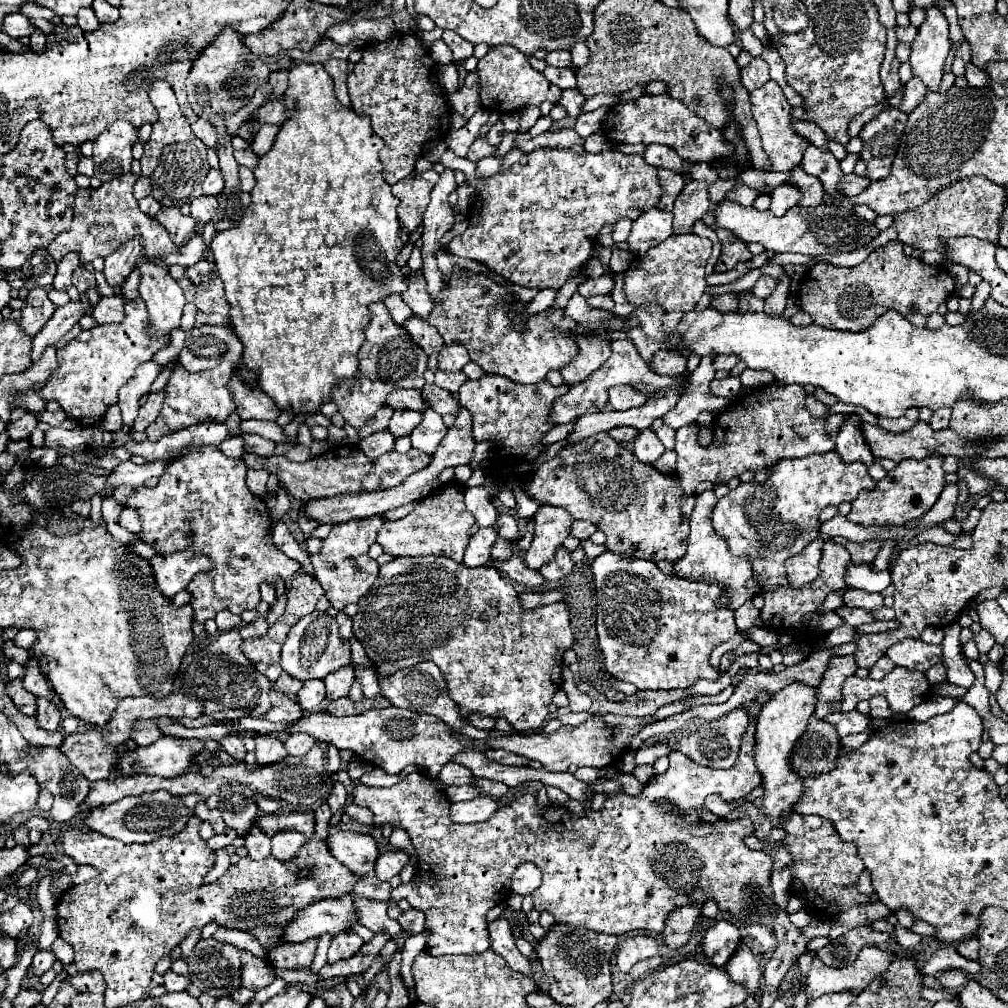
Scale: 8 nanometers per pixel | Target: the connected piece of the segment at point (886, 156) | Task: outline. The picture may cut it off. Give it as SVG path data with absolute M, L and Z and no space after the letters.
M889 107L887 111L881 111L875 119L865 123L865 127L861 129L861 159L867 165L867 177L871 181L885 179L891 173L891 163L895 159L905 123L907 115L895 107Z

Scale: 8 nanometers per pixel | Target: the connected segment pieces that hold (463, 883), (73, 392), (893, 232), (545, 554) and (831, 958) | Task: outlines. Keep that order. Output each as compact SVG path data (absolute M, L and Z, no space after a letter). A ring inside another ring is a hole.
M751 723L743 735L743 743L741 743L741 751L739 751L739 757L737 757L737 763L731 767L731 769L711 769L711 767L703 767L699 763L695 763L693 759L689 759L687 755L679 753L679 751L671 751L669 759L671 759L671 765L669 769L663 773L663 775L655 775L651 777L651 781L647 781L643 793L639 797L631 797L631 795L625 795L625 793L619 793L617 797L607 797L605 805L601 807L601 811L587 811L585 817L571 817L569 811L565 807L559 807L559 805L547 805L543 809L537 809L535 805L535 797L533 795L523 795L519 799L515 799L511 805L505 805L505 807L499 807L495 811L495 815L491 819L487 819L484 822L478 822L474 824L457 824L453 823L449 819L449 799L443 791L437 791L431 781L418 771L412 772L411 775L407 775L405 779L401 779L397 785L391 785L391 787L367 787L367 785L357 785L355 787L355 803L359 807L367 807L371 809L373 813L373 823L375 825L383 825L383 823L391 823L391 825L397 825L397 827L403 827L409 837L411 837L411 843L413 847L417 849L417 857L419 857L419 881L411 881L411 883L403 883L399 885L397 889L391 891L391 899L407 899L411 907L419 909L425 913L427 917L427 929L431 931L431 937L427 941L427 951L431 955L459 955L459 953L483 953L485 949L491 947L491 939L489 939L489 931L487 931L487 921L485 921L485 915L491 907L495 907L497 904L506 901L511 894L511 875L515 873L515 869L521 865L521 863L527 863L531 861L533 865L537 865L541 869L542 883L533 893L534 908L537 911L549 911L557 923L567 923L567 925L573 925L573 927L585 927L585 929L591 929L591 931L597 931L597 933L611 933L611 935L623 935L627 931L633 931L633 929L645 929L645 931L655 931L655 933L661 933L663 927L665 927L665 915L669 911L673 911L675 907L681 907L681 905L689 905L689 903L703 903L707 897L713 897L717 903L719 903L719 909L723 911L731 911L735 915L739 915L741 919L747 917L747 899L751 895L757 895L761 899L763 905L759 905L759 911L753 913L751 917L759 917L759 915L767 915L767 905L771 905L771 887L769 887L769 877L771 877L771 857L765 855L763 851L751 851L743 845L743 837L751 835L753 833L753 823L749 819L743 819L743 821L737 821L737 823L729 823L721 817L715 817L713 813L709 813L707 809L703 809L703 799L711 793L717 793L725 801L733 801L733 799L739 799L739 797L745 797L747 793L751 793L755 787L761 785L761 775L759 771L753 767L753 731L755 731L755 725ZM667 797L671 803L675 803L681 813L665 813L661 807L655 805L655 799L663 799Z
M133 299L125 303L125 321L119 325L97 325L93 329L81 331L73 341L69 341L61 351L57 351L57 359L59 359L59 369L53 373L53 377L45 383L45 387L41 387L37 391L37 395L43 401L57 401L61 405L61 409L71 415L79 425L95 425L105 409L113 403L117 403L117 391L133 377L135 369L145 363L151 361L151 357L165 347L163 343L149 343L149 339L145 339L145 333L141 329L145 329L147 323L147 315L145 315L145 303L141 303L141 299Z
M963 179L959 183L945 187L945 191L939 191L933 199L929 199L921 207L897 213L893 217L895 219L893 225L889 229L881 231L869 245L857 247L851 253L833 253L815 257L806 267L811 268L818 262L832 265L857 265L873 249L885 245L891 239L909 243L915 249L935 249L935 251L941 251L941 247L937 247L935 239L947 239L947 237L971 235L971 237L979 237L979 239L997 243L999 231L1001 231L1001 215L1005 209L1003 205L1005 205L1005 189L1001 185L995 185L989 179Z
M541 505L539 511L533 517L533 541L531 547L525 553L525 565L529 569L541 569L545 567L557 547L569 537L569 527L573 523L573 517L569 511L555 507L555 505Z
M855 927L855 929L847 931L845 935L831 939L821 951L817 951L817 957L827 967L847 967L855 961L861 947L881 945L887 939L889 939L889 933L881 933L871 927Z

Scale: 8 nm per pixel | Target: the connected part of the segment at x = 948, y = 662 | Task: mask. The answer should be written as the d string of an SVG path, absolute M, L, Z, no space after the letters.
M953 623L945 629L945 639L943 639L943 663L947 667L947 681L957 687L969 689L975 683L975 675L967 667L963 655L961 655L961 643L959 643L959 631L961 625Z

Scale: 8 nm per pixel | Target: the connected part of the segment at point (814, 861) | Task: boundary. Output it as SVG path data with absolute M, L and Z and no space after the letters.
M791 813L781 821L781 827L787 831L783 843L793 855L795 895L805 899L815 909L823 909L829 901L835 901L841 907L841 911L851 905L869 903L869 897L855 889L857 875L865 869L861 865L861 859L857 857L857 849L853 847L853 843L841 841L827 819Z

